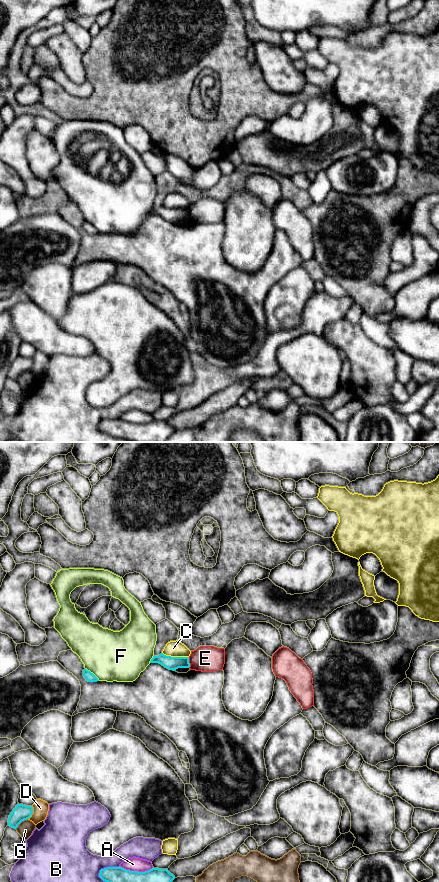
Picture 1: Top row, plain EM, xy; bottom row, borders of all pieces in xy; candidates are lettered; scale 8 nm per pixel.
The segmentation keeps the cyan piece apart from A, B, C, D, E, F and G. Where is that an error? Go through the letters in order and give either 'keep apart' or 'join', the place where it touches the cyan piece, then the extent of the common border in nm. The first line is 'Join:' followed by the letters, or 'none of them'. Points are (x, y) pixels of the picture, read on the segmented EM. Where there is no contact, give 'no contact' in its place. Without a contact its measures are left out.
Join: none of them
A: keep apart; meets cyan in xy at (136, 871); contact 280 nm long
B: keep apart; meets cyan in xy at (107, 867); contact 200 nm long
C: keep apart; meets cyan in xy at (175, 657); contact 220 nm long
D: keep apart; meets cyan in xy at (32, 812); contact 120 nm long
E: keep apart; meets cyan in xy at (188, 662); contact 90 nm long
F: keep apart; meets cyan in xy at (92, 673); contact 160 nm long
G: keep apart; meets cyan in xy at (21, 821); contact 130 nm long

